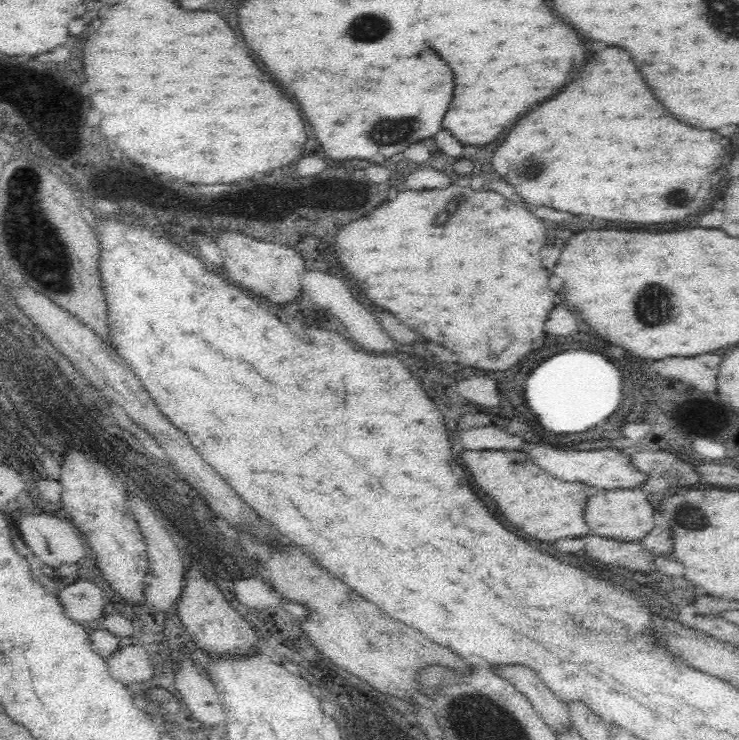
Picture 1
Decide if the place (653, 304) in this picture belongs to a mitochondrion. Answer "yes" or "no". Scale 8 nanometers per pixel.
yes

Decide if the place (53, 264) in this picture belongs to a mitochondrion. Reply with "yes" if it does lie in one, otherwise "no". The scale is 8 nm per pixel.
yes

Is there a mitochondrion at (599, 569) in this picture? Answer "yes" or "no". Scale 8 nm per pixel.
no

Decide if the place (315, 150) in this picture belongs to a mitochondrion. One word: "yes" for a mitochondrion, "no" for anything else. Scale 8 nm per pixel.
no

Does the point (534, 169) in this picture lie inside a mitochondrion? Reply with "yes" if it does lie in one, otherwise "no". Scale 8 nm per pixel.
yes

